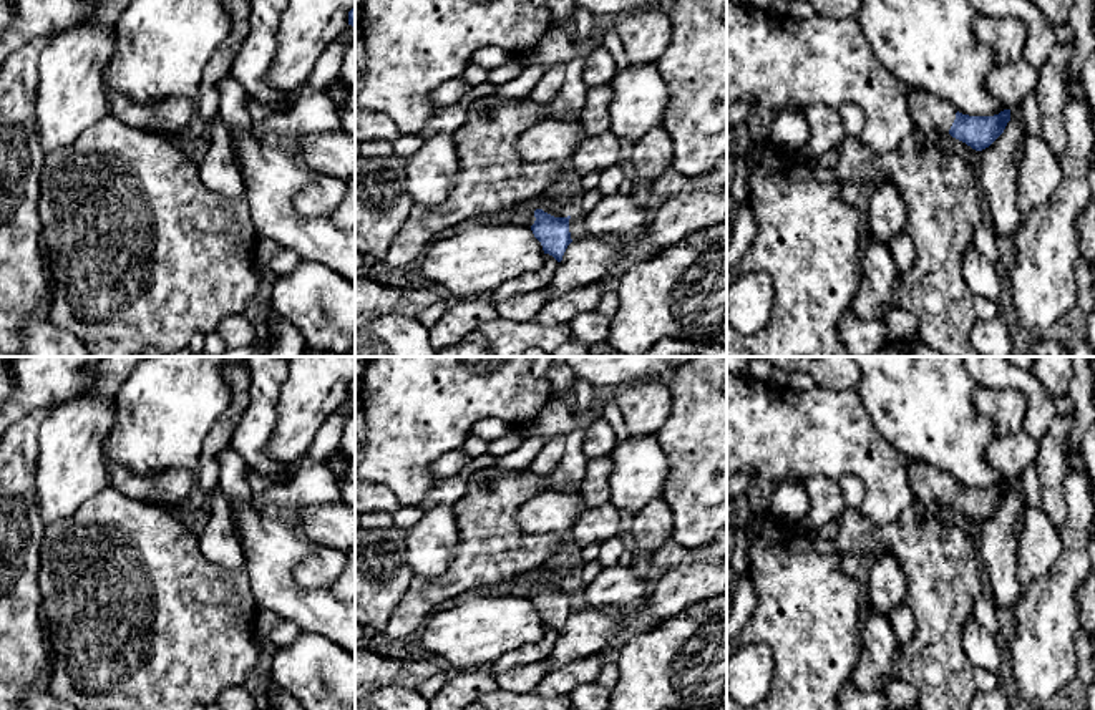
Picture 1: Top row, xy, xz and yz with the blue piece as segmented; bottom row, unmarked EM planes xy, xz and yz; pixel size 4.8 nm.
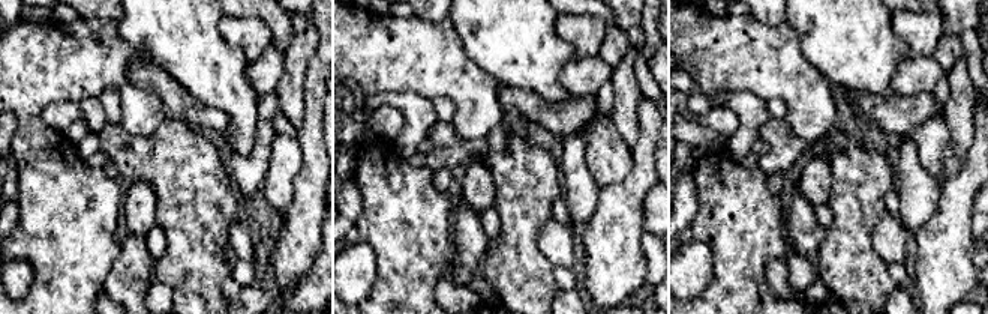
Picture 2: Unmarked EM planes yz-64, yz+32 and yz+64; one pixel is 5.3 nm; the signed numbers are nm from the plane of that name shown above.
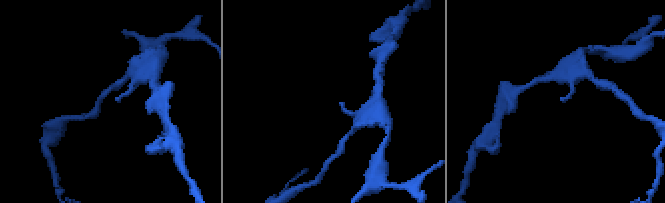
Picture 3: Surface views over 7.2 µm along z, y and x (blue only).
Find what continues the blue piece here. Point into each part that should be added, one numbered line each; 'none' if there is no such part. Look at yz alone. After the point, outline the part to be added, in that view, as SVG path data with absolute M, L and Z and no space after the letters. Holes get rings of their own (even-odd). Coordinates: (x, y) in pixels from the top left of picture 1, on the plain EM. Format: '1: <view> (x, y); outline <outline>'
1: yz (929, 485); outline M906 458L906 466L911 489L917 501L949 506L957 484L951 474L914 458Z

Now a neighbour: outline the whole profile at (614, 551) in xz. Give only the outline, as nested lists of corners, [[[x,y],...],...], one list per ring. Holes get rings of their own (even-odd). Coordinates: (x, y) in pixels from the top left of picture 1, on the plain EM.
[[[620,536],[612,537],[601,544],[597,561],[602,567],[612,567],[624,562],[629,556],[629,542],[624,541]]]

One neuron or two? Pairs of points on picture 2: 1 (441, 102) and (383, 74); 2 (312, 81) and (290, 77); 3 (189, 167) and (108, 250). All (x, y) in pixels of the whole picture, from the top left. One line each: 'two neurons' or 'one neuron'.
1: two neurons
2: two neurons
3: two neurons

